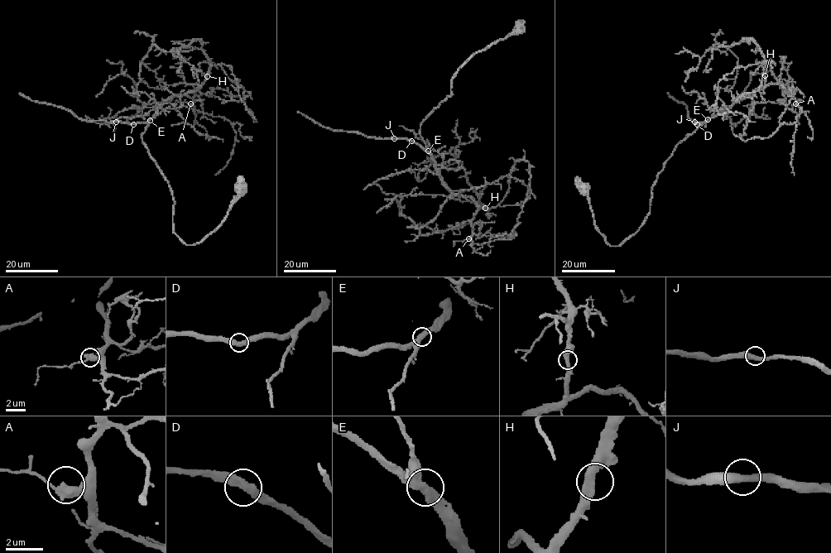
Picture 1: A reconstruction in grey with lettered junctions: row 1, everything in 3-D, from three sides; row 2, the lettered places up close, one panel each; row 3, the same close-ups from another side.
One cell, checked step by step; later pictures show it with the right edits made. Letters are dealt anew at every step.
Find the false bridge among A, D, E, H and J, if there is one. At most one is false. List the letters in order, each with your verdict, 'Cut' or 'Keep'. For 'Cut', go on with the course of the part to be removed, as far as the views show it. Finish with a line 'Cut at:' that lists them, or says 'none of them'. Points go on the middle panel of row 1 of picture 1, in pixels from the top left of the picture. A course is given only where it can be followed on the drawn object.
A: Keep
D: Keep
E: Keep
H: Keep
J: Keep
Cut at: none of them

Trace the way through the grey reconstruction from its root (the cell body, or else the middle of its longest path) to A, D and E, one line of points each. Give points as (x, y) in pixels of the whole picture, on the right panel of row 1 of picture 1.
A: (584, 190), (595, 227), (618, 246), (649, 213), (651, 187), (674, 147), (699, 125), (771, 84), (795, 103)
D: (584, 190), (595, 227), (609, 245), (618, 246), (649, 213), (651, 187), (674, 147), (705, 122), (697, 124)
E: (584, 190), (595, 227), (609, 245), (618, 246), (639, 228), (649, 213), (651, 187), (674, 147), (708, 119)

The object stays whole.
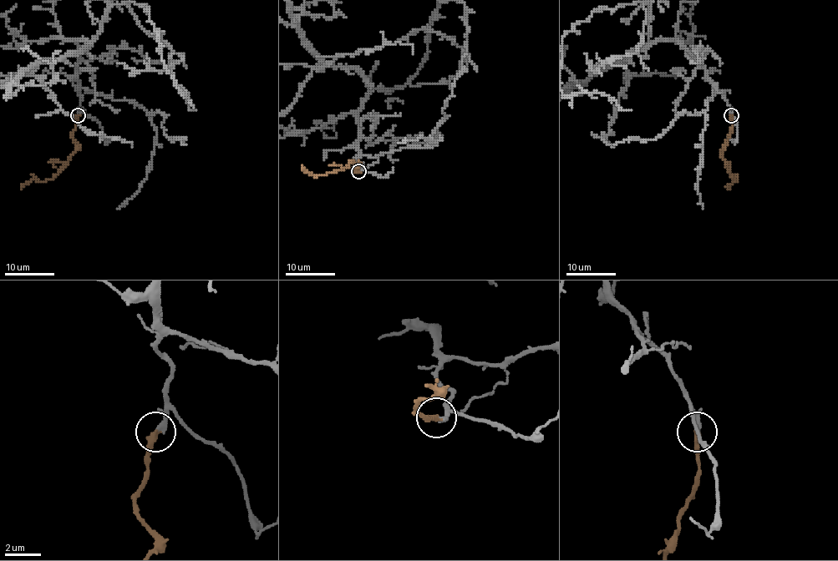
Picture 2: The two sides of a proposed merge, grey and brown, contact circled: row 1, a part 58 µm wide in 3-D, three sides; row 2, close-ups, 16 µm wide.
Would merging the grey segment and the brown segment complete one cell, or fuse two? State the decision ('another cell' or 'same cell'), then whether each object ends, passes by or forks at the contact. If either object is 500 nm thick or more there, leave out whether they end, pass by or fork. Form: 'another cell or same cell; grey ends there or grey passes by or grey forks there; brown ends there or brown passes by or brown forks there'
same cell; grey ends there; brown ends there

